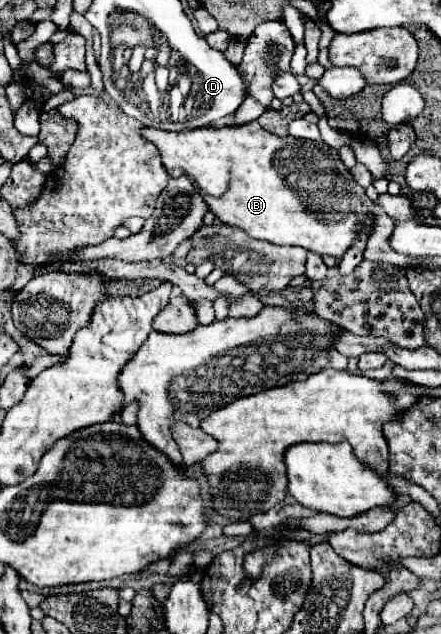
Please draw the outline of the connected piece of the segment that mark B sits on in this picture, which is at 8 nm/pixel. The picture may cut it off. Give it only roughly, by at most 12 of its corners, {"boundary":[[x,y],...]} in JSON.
{"boundary":[[142,130],[228,226],[336,260],[374,202],[324,142]]}

